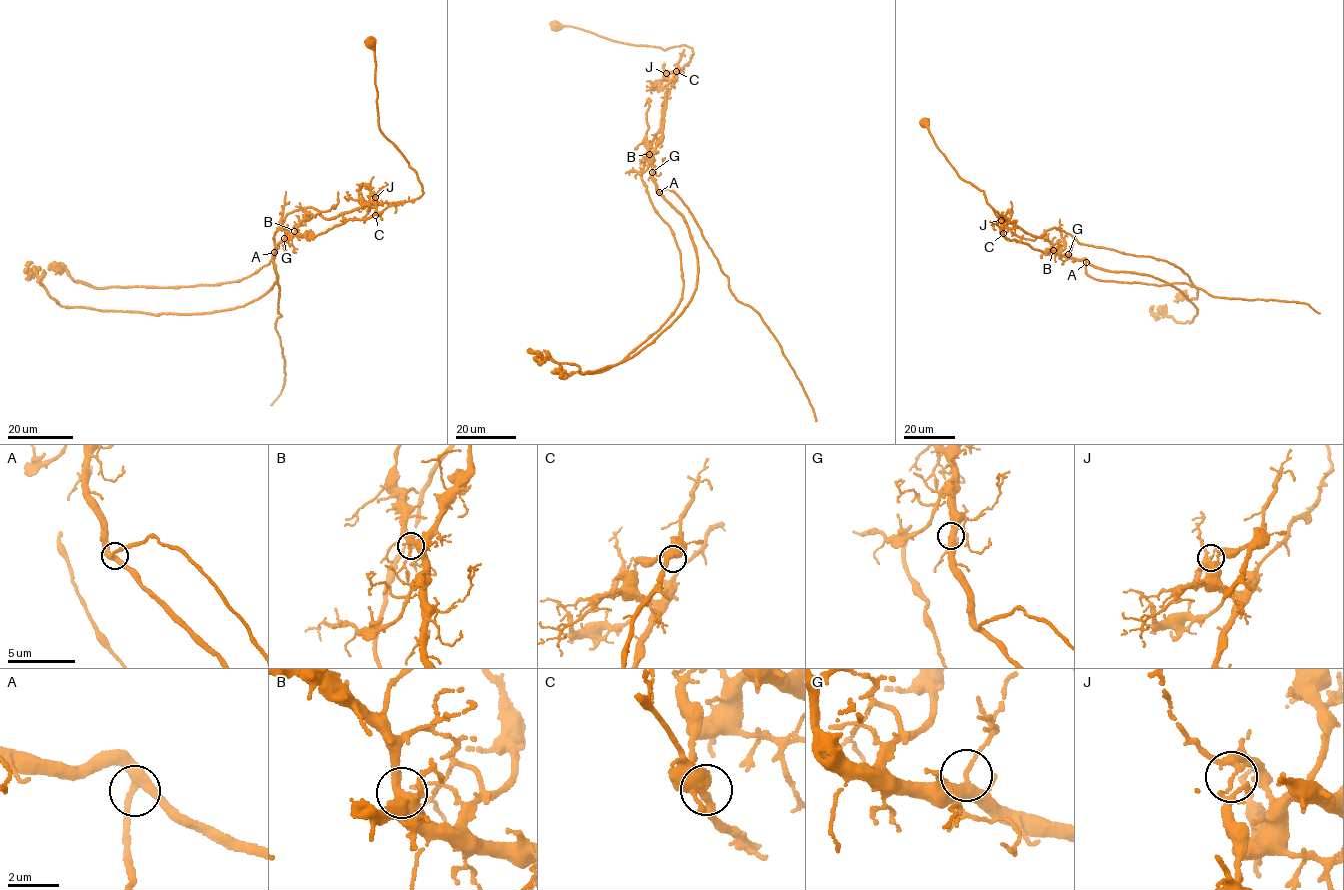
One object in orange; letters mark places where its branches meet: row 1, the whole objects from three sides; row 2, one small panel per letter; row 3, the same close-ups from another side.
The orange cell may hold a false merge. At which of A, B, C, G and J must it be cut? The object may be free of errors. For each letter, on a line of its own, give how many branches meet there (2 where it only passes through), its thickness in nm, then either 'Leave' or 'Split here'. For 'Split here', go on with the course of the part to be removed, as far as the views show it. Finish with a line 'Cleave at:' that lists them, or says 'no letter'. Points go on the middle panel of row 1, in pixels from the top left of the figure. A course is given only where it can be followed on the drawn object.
A: Branches: 3. Thickness 320 nm. Leave
B: Branches: 3. Thickness 400 nm. Leave
C: Branches: 3. Thickness 440 nm. Leave
G: Branches: 3. Thickness 280 nm. Leave
J: Branches: 4. Thickness 200 nm. Split here. Course of the part to remove: (666, 73), (674, 70), (652, 180), (688, 226), (692, 298), (614, 365), (583, 373), (530, 353)
Cleave at: J

